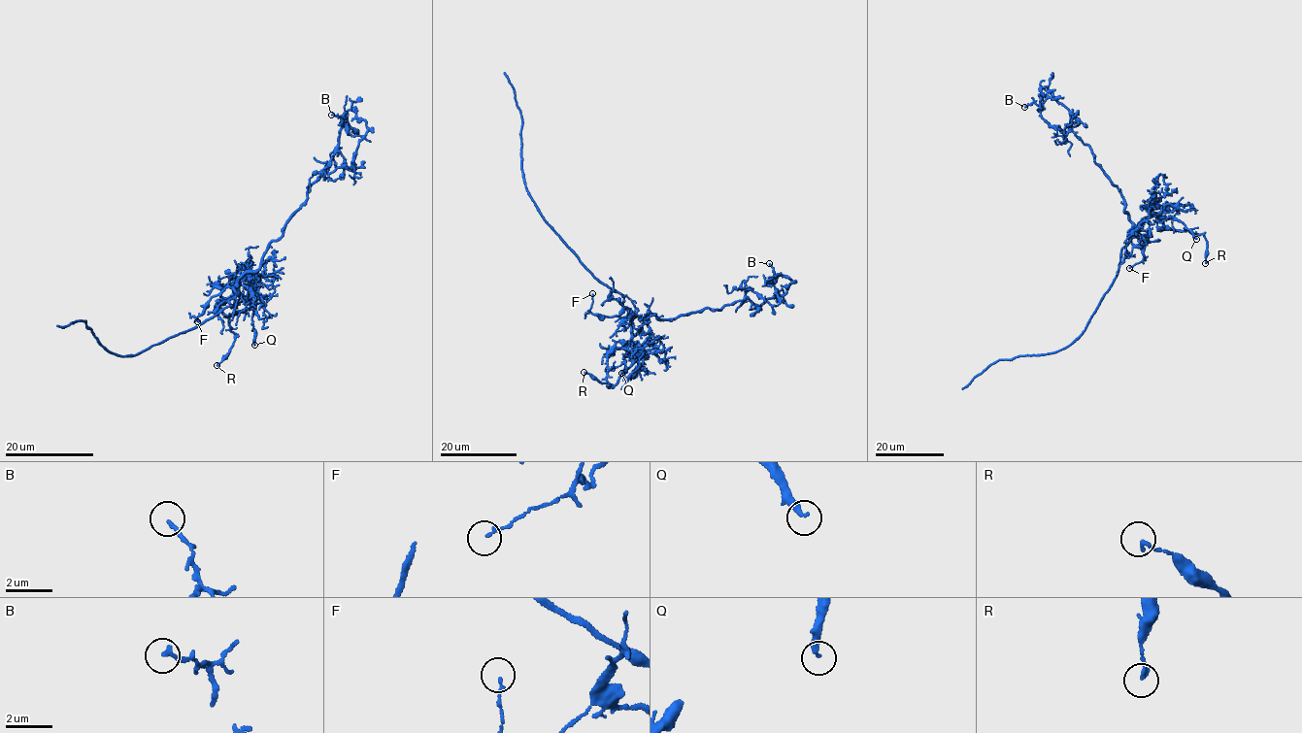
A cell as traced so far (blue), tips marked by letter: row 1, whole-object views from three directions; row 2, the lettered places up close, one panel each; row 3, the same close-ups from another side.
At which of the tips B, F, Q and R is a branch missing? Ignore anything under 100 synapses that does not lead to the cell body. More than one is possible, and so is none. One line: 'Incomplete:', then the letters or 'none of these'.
Incomplete: none of these

